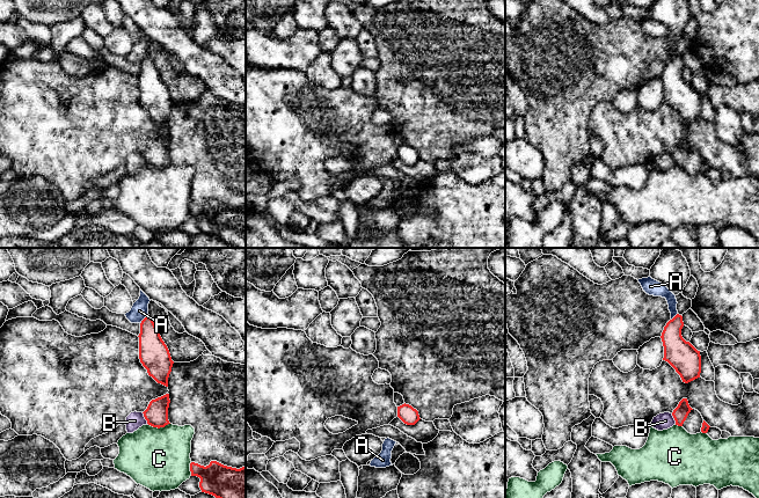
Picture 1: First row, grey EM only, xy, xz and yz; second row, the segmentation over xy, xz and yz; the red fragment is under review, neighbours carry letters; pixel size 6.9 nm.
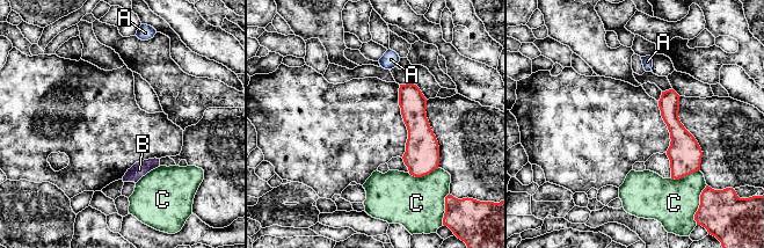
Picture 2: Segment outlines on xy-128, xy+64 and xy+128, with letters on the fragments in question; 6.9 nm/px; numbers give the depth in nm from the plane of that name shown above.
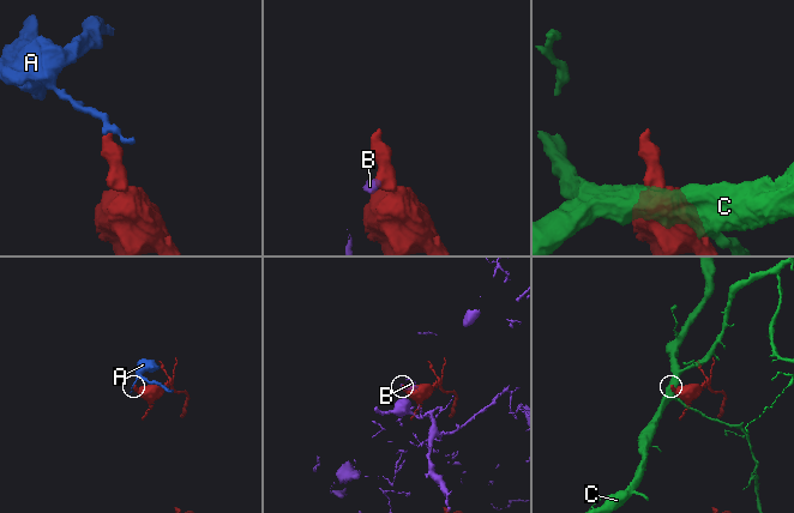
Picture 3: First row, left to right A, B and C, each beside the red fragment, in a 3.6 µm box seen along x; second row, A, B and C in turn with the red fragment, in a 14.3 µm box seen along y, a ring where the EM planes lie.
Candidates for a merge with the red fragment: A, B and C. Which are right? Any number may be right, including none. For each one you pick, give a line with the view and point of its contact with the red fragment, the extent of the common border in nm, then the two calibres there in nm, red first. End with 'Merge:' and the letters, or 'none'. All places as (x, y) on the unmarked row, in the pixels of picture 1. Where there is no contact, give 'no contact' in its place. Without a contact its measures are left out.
Merge: none

